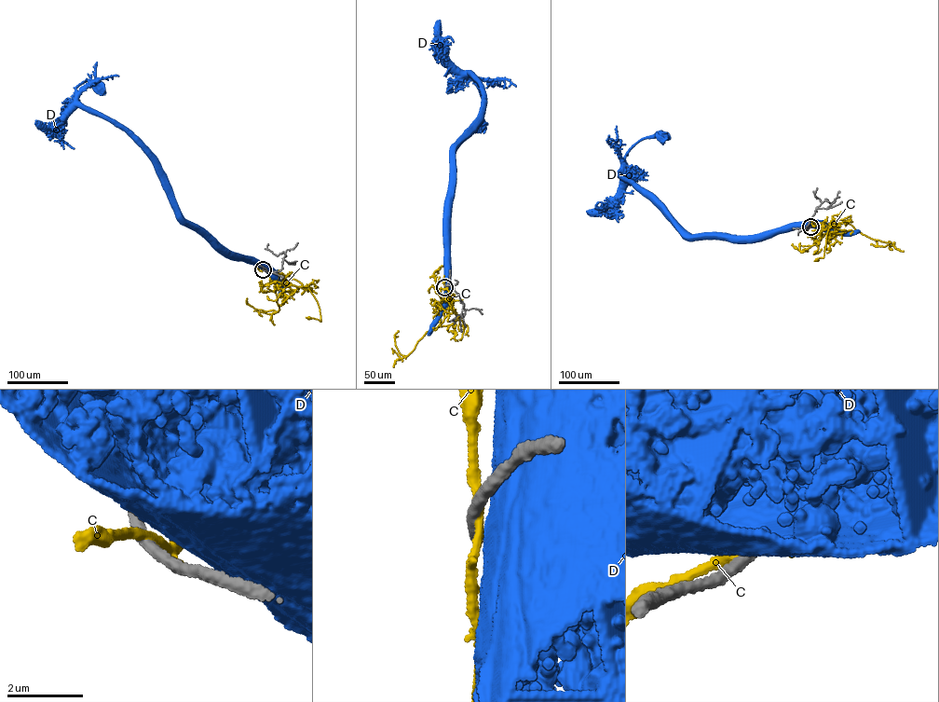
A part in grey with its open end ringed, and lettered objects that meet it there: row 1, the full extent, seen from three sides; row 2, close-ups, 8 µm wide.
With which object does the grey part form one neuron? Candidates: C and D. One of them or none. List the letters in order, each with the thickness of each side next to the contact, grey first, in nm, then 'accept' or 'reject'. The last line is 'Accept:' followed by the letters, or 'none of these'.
C: calibres 440 and 240 nm; reject
D: calibres 380 and 700 nm; reject
Accept: none of these

